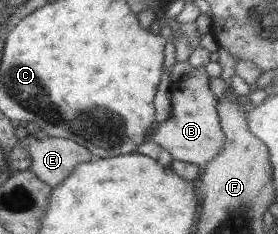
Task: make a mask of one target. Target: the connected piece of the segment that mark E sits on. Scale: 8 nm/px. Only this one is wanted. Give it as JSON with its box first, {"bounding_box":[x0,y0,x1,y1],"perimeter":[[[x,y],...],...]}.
{"bounding_box":[23,136,94,188],"perimeter":[[[33,136],[23,137],[32,165],[31,172],[55,188],[68,177],[80,162],[90,162],[94,156],[81,144],[62,137],[40,140]]]}

